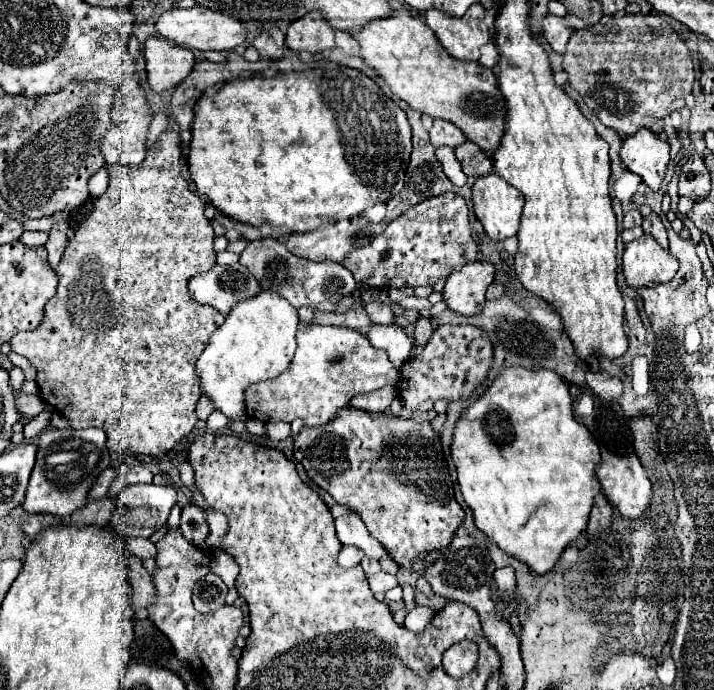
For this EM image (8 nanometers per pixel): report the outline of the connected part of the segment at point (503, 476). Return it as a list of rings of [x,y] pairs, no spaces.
[[[503,369],[493,385],[457,421],[451,457],[457,467],[463,499],[473,509],[477,529],[495,541],[503,553],[527,563],[537,575],[551,571],[565,547],[587,529],[593,499],[601,493],[595,473],[595,467],[601,463],[599,447],[589,429],[575,419],[569,385],[549,369]]]

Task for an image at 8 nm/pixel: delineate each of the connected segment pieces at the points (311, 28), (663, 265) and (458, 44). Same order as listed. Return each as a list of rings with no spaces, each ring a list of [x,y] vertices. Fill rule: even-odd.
[[[313,11],[297,21],[293,21],[287,29],[285,43],[293,51],[309,51],[319,53],[333,49],[333,29],[325,19],[321,19],[319,11]]]
[[[643,235],[625,247],[621,269],[627,285],[641,289],[673,279],[677,261],[651,235]]]
[[[479,3],[471,5],[461,19],[447,17],[443,11],[427,11],[423,19],[447,53],[459,61],[479,61],[481,47],[491,41],[485,9]]]

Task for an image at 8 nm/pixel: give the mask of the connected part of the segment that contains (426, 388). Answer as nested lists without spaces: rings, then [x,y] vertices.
[[[441,325],[435,329],[435,333],[433,333],[431,341],[425,345],[425,349],[403,365],[401,381],[397,385],[399,399],[403,401],[405,407],[411,407],[411,409],[417,409],[427,399],[431,399],[431,401],[437,401],[437,399],[467,401],[473,395],[473,391],[485,381],[491,365],[493,365],[493,345],[489,343],[489,335],[483,329],[479,329],[475,325]]]

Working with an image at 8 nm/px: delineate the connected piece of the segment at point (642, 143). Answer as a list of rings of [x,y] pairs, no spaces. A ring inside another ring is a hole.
[[[641,129],[627,137],[621,147],[621,159],[625,167],[639,175],[653,191],[661,189],[669,157],[669,143],[661,141],[649,129]]]

